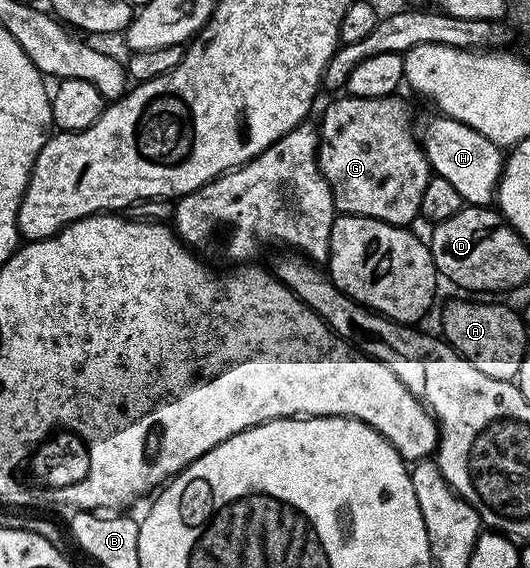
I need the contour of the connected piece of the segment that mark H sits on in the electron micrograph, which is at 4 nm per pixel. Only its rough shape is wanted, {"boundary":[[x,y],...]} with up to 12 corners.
{"boundary":[[446,115],[421,129],[432,174],[496,200],[505,153]]}

